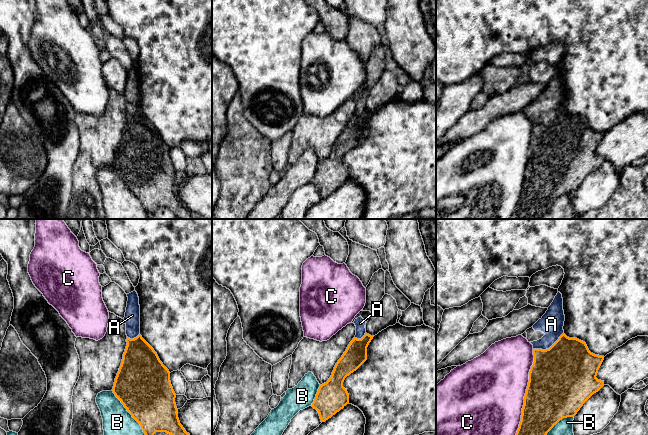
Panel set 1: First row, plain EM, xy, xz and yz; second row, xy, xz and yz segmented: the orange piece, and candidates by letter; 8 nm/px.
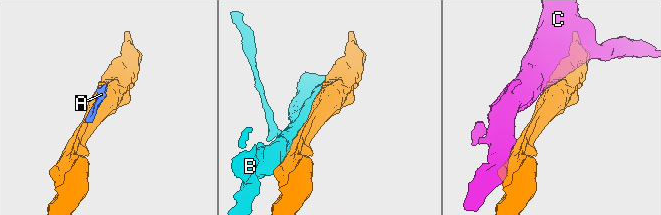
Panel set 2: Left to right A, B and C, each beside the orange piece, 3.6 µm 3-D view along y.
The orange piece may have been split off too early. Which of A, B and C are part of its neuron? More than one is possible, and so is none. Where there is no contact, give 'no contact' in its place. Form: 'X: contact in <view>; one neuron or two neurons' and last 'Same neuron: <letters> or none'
A: contact in yz; two neurons
B: contact in xy; two neurons
C: contact in yz; two neurons
Same neuron: none

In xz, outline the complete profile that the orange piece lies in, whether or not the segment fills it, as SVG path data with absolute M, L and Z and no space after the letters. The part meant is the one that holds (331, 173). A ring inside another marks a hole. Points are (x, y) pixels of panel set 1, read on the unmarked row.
M367 109L361 115L354 113L336 139L329 156L320 161L312 183L318 187L321 198L331 194L349 179L349 170L343 158L367 136L367 123L373 113Z

